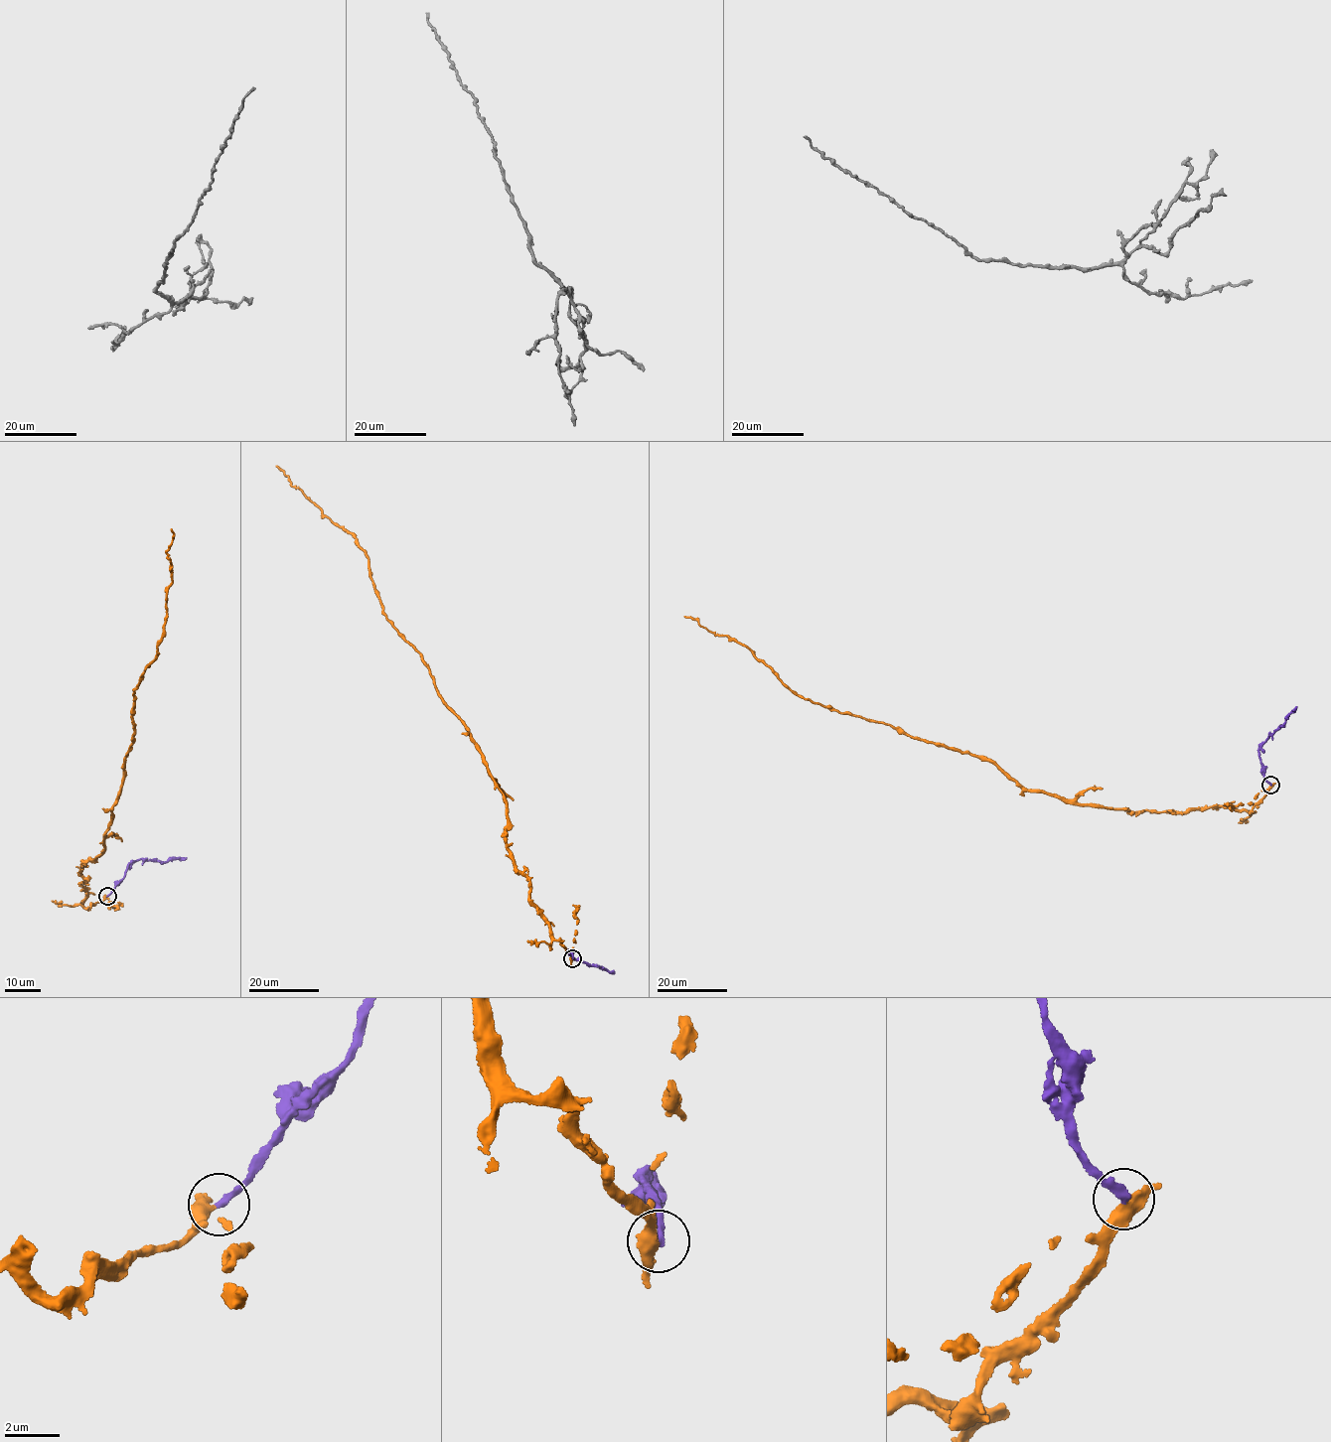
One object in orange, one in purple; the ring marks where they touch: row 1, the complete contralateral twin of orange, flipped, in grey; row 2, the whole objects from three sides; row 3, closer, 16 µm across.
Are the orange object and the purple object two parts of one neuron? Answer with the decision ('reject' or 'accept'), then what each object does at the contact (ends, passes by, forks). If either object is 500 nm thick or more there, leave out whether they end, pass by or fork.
accept; orange passes by; purple ends there

